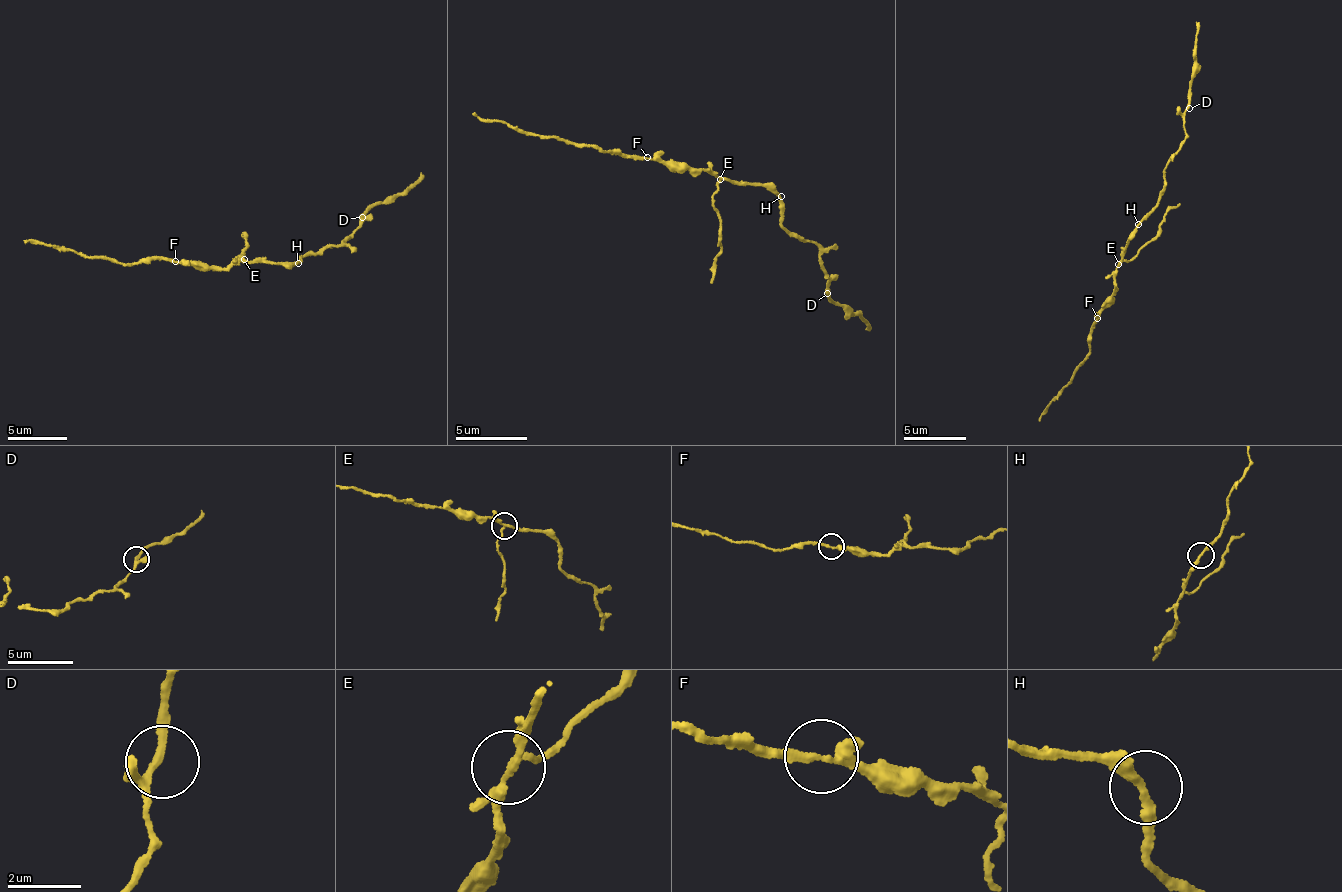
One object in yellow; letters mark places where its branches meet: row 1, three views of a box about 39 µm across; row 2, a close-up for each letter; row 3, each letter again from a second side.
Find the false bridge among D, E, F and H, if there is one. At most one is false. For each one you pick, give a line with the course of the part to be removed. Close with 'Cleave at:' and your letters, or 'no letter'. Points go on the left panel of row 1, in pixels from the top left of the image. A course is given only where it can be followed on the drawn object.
E: foreign part runs (244, 261), (236, 255), (244, 254), (246, 238), (243, 234)
Cleave at: E

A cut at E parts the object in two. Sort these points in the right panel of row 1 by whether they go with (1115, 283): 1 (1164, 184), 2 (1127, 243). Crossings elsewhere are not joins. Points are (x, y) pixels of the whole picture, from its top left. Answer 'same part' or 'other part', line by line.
1: same part
2: same part

